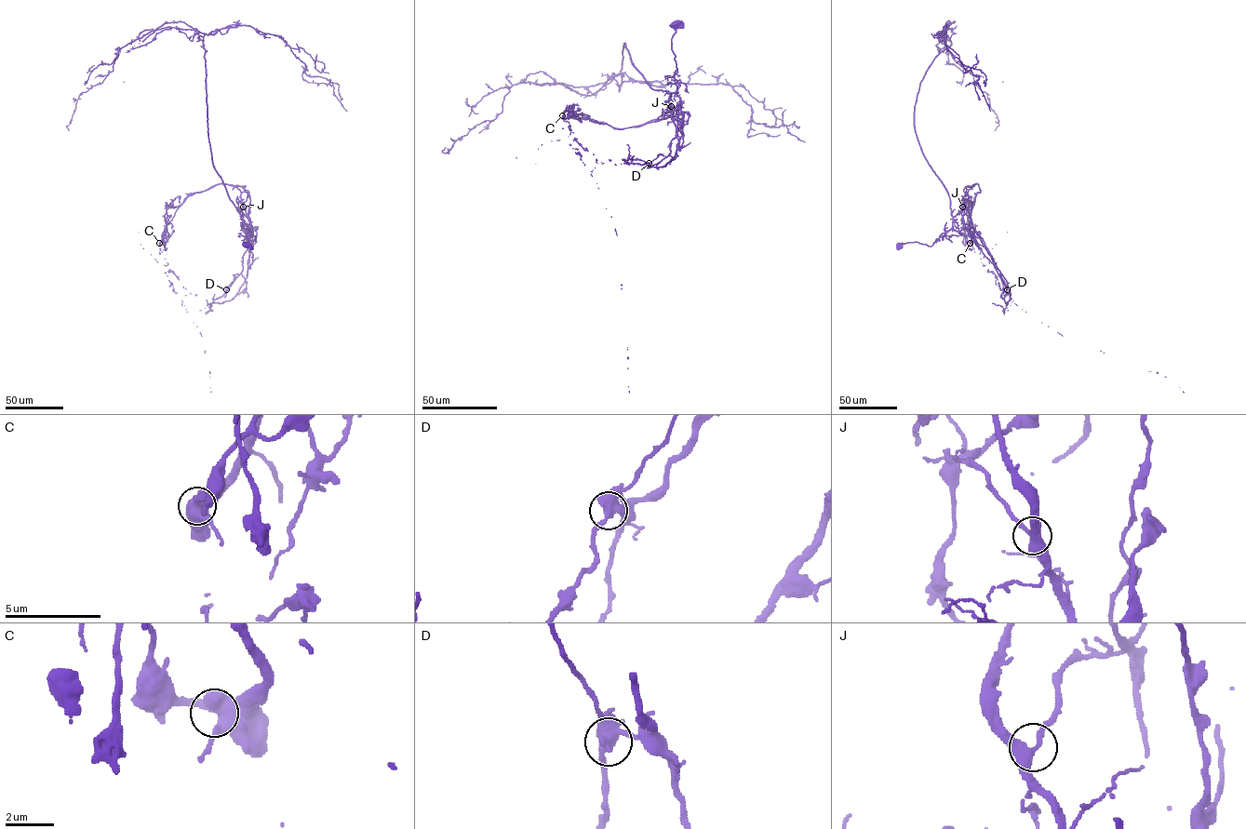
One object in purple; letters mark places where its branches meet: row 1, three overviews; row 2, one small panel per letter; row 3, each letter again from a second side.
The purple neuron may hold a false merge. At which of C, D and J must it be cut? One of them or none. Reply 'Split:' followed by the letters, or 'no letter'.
Split: D

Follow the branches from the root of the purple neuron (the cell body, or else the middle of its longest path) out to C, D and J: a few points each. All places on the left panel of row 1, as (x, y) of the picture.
C: (248, 245), (244, 242), (247, 246), (249, 220), (241, 193), (221, 183), (189, 195), (159, 243)
D: (248, 245), (244, 242), (247, 246), (249, 227), (245, 224), (247, 247), (243, 270), (226, 289)
J: (248, 245), (244, 242), (247, 246), (245, 236), (249, 234), (249, 226), (243, 207)

